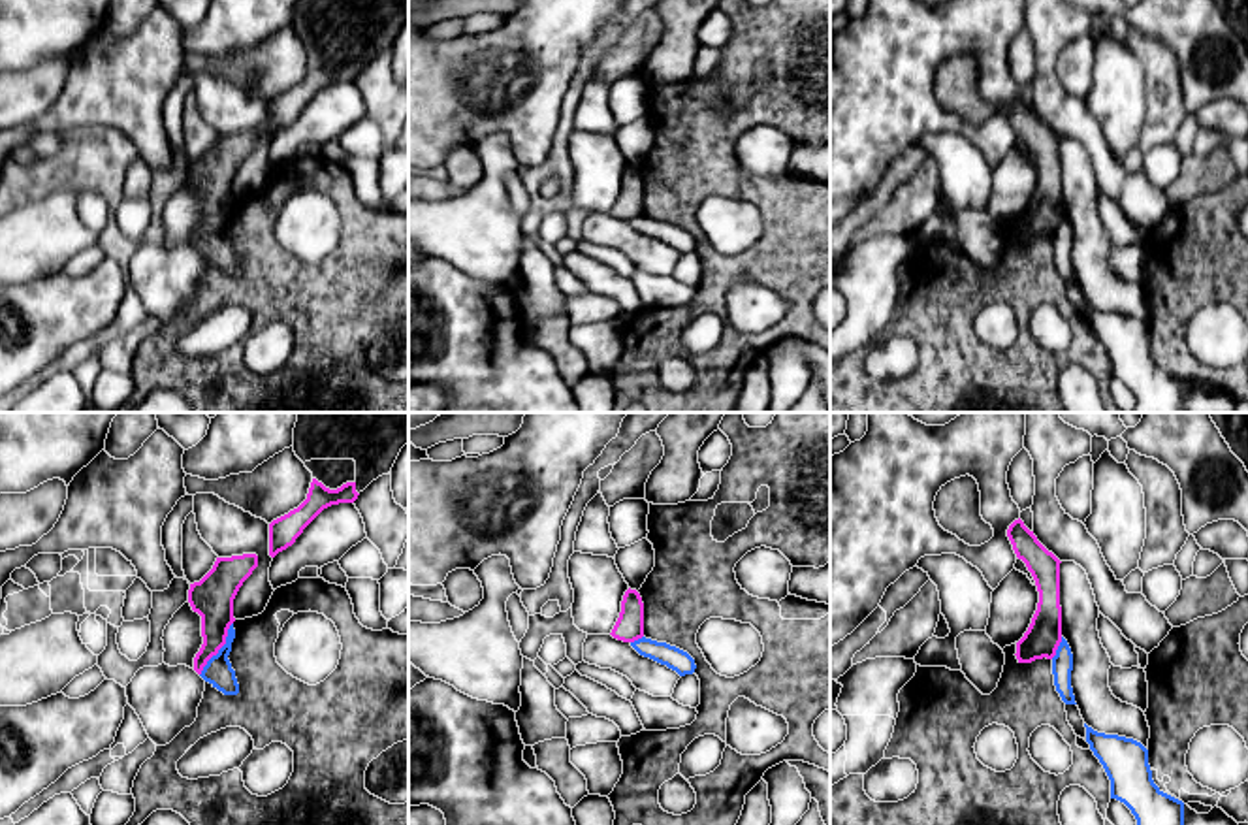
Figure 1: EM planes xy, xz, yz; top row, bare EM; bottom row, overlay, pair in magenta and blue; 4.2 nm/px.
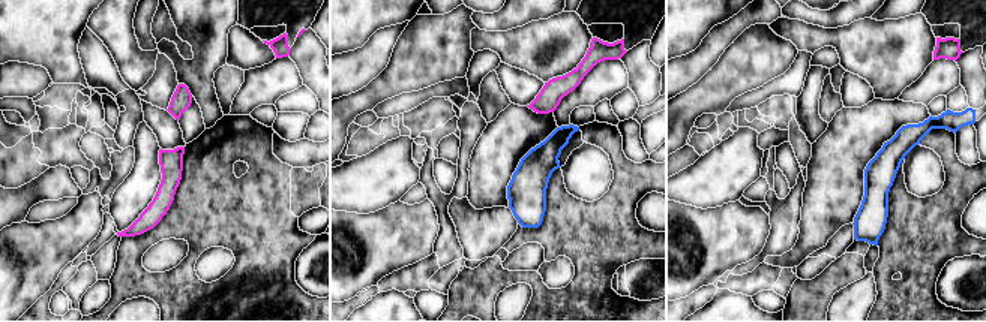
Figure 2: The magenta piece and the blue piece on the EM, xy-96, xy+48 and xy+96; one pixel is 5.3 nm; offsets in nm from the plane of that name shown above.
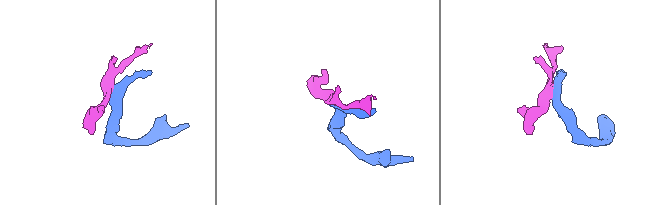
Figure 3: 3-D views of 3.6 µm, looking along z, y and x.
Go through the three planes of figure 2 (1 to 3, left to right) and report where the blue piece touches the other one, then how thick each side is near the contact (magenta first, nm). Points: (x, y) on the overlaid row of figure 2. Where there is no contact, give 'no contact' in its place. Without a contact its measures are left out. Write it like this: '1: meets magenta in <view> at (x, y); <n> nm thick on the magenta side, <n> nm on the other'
1: no contact
2: no contact
3: no contact

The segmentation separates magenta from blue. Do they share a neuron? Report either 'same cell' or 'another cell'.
another cell

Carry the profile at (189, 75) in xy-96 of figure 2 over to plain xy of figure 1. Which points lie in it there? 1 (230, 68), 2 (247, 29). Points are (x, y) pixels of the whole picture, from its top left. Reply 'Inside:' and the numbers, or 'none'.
Inside: 2

